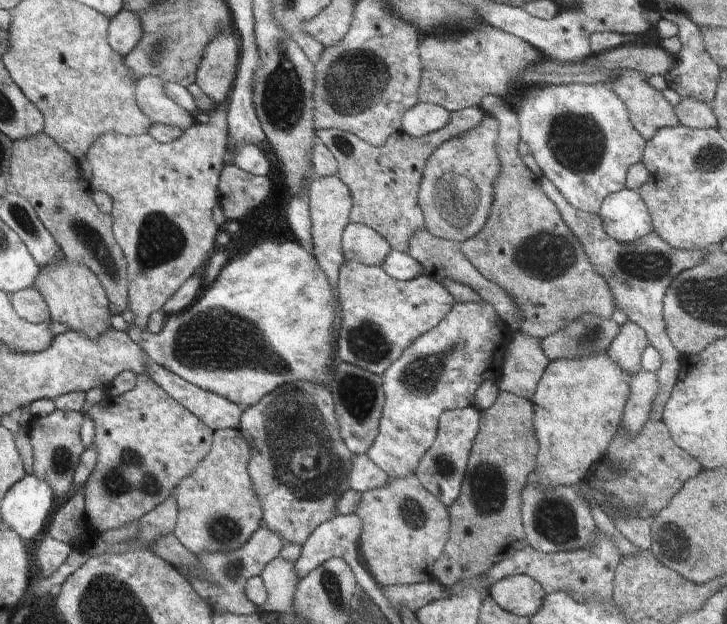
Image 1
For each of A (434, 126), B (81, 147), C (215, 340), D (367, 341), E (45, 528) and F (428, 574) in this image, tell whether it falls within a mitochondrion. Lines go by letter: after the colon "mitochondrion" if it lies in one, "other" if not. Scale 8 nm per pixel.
A: other
B: other
C: mitochondrion
D: mitochondrion
E: other
F: other

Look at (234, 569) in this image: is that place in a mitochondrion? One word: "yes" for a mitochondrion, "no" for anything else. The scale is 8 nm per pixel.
yes

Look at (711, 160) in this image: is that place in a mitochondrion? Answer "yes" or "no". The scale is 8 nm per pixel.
yes

